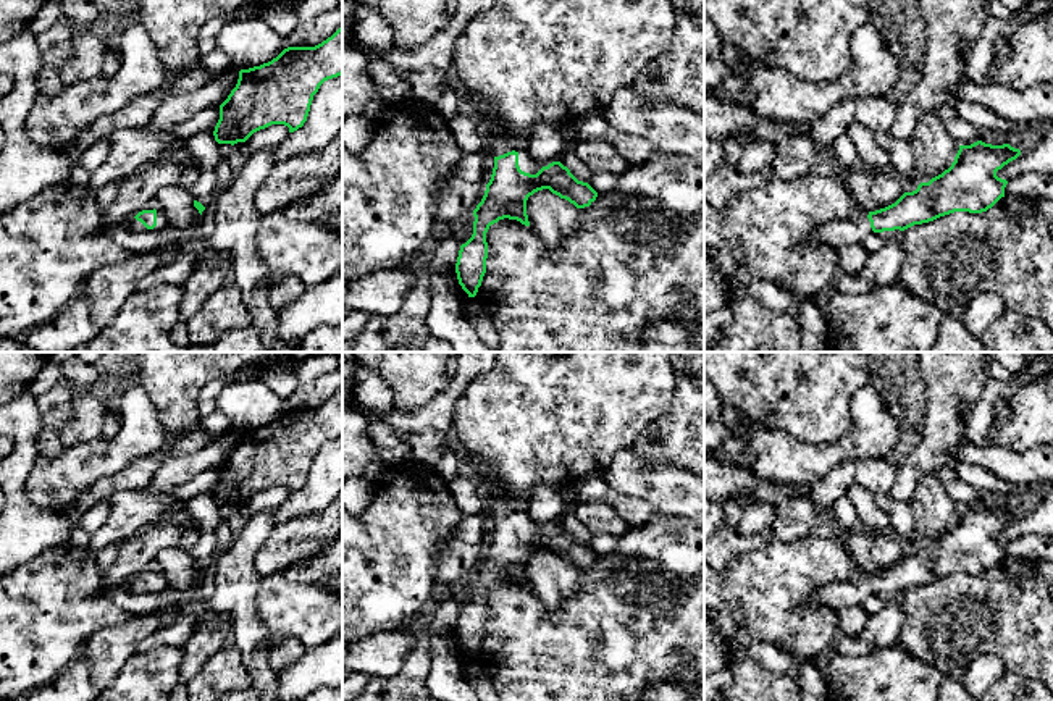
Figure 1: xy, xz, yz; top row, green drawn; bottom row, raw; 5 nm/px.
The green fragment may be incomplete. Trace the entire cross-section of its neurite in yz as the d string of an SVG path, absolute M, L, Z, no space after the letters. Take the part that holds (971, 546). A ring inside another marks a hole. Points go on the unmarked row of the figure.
M977 502L959 507L954 523L916 552L904 554L895 565L817 588L809 606L827 606L835 612L859 606L869 594L904 593L914 586L933 583L954 573L982 575L1005 559L1006 541L996 538L1021 517L1009 506L992 507Z

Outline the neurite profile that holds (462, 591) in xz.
M473 575L468 580L454 583L449 590L449 594L462 606L465 606L473 596Z

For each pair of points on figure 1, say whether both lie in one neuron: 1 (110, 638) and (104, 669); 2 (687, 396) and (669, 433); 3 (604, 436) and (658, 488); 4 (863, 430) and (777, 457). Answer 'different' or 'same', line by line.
1: same
2: same
3: different
4: same

